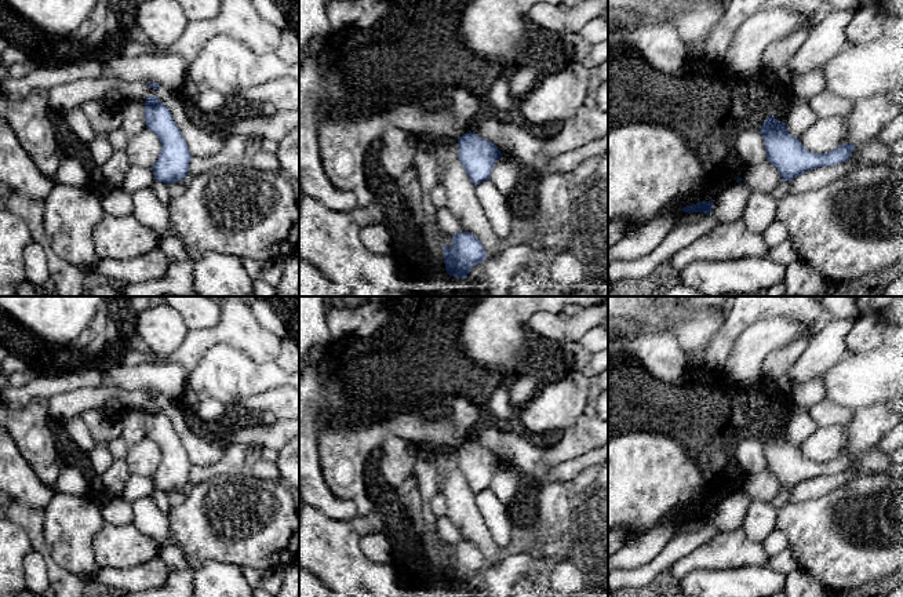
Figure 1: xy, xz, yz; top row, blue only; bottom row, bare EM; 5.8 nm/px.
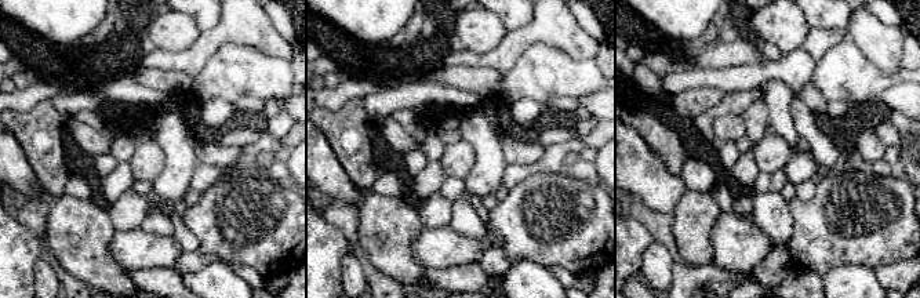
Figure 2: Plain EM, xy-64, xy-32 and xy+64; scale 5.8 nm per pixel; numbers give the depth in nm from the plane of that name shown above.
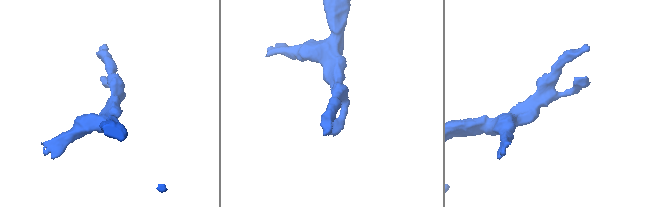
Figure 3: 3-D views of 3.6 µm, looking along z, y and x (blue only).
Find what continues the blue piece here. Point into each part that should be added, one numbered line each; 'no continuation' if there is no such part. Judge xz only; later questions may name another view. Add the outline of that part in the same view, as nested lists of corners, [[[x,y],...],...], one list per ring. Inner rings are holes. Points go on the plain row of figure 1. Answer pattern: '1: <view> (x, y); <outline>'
no continuation

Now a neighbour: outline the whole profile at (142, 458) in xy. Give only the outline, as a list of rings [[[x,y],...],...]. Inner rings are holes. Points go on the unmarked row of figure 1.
[[[149,437],[130,445],[125,456],[130,473],[142,477],[153,476],[160,465],[160,461],[161,451]]]

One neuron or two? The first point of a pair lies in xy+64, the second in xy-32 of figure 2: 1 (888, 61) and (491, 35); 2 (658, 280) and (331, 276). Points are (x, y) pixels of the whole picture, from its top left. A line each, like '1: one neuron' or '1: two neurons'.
1: two neurons
2: two neurons

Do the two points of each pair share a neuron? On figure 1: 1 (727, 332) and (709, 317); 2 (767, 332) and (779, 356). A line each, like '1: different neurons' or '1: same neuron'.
1: different neurons
2: different neurons

